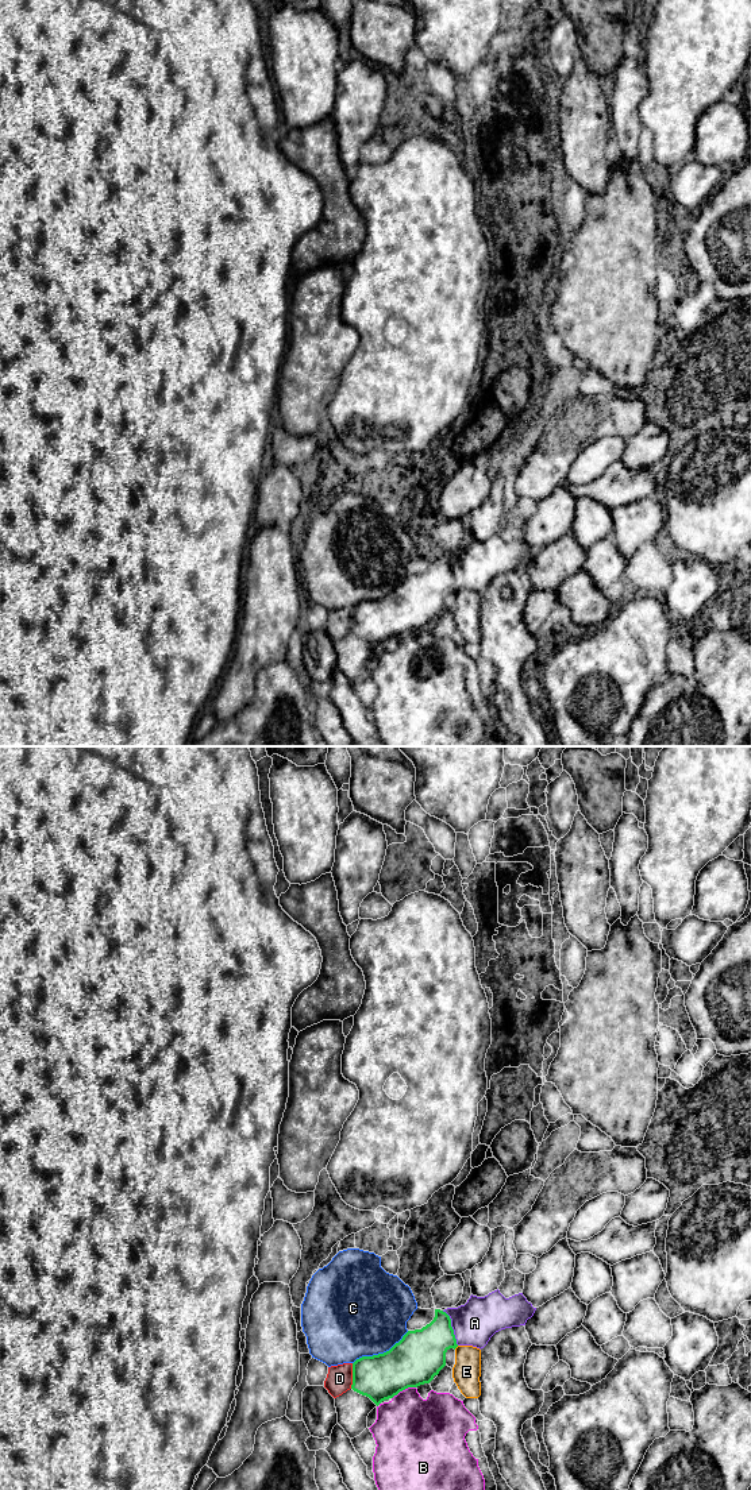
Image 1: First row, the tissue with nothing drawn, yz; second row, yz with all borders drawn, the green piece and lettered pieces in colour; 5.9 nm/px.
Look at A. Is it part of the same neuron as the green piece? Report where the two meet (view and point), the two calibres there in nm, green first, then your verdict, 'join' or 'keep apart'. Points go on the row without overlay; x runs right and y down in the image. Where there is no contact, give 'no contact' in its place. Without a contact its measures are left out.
yz (451, 571) | 300/260 nm | join

